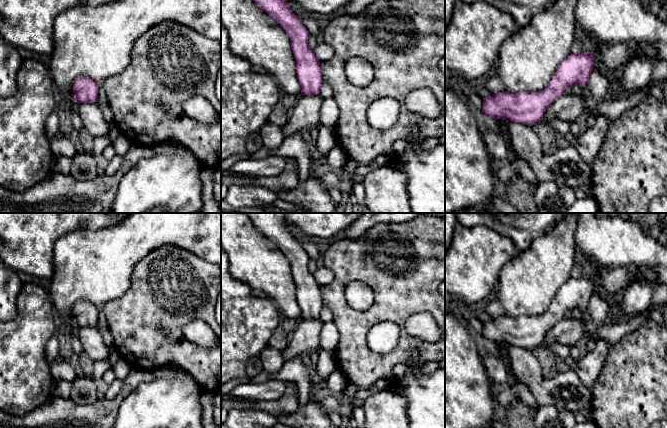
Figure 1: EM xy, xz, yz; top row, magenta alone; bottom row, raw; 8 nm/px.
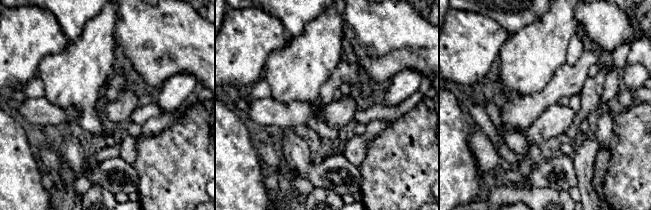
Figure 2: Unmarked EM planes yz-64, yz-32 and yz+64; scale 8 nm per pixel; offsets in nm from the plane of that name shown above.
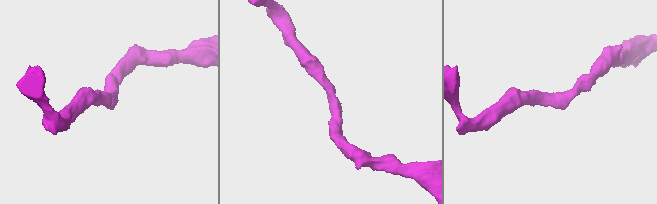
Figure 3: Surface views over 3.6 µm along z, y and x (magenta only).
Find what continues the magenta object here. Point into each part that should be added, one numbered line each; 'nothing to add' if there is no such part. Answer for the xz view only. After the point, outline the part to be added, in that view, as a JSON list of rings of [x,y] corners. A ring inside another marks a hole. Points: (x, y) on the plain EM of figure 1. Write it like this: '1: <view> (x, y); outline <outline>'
nothing to add

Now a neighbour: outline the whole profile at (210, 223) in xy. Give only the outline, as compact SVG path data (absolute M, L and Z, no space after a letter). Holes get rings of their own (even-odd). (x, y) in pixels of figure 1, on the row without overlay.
M131 213L120 223L105 229L69 232L55 243L53 252L55 271L47 290L54 308L74 323L76 303L84 300L100 308L121 297L131 286L135 265L152 250L165 245L178 246L221 267L221 213Z

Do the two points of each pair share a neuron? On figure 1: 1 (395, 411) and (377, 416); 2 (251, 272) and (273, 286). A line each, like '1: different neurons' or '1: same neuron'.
1: same neuron
2: same neuron

